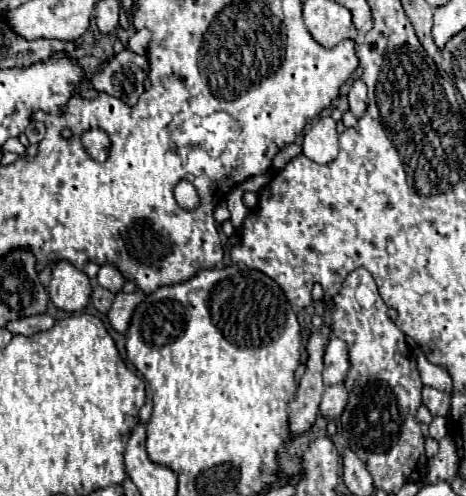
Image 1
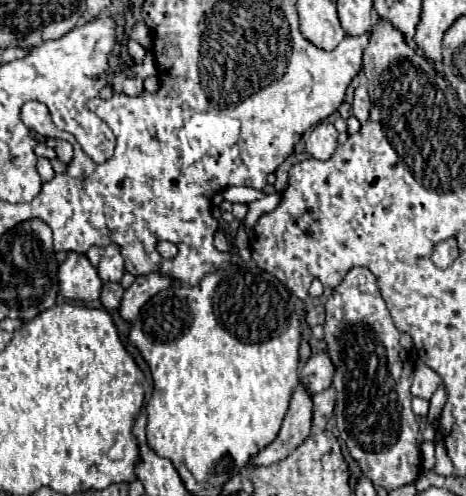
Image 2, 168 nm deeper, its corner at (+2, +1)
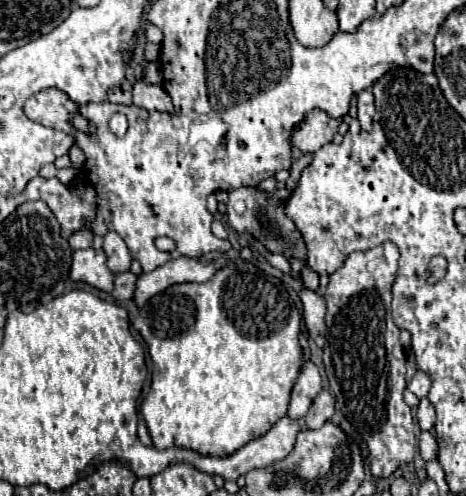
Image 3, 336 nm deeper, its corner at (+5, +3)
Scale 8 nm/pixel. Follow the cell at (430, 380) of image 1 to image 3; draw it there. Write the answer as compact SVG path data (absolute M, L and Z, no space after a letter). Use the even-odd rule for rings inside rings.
M424 397L418 405L418 425L422 431L430 431L434 427L434 419L436 419L436 413L434 413L434 405Z

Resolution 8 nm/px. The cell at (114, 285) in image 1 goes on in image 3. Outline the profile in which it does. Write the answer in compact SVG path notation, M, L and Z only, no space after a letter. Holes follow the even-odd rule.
M108 233L104 237L104 253L108 257L108 267L112 273L124 273L130 267L130 251L124 243L124 239L118 233Z

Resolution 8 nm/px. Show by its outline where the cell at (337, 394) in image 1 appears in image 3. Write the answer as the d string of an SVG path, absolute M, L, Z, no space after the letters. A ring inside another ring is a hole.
M320 391L318 397L312 401L304 421L308 429L320 429L332 415L334 415L334 399L328 391Z

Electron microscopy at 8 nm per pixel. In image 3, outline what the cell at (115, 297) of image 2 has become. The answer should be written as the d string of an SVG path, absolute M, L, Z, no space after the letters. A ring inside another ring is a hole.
M126 271L126 273L116 275L116 279L114 279L114 291L110 295L112 295L114 301L128 301L128 299L132 299L134 287L136 287L136 275L132 275L130 271Z

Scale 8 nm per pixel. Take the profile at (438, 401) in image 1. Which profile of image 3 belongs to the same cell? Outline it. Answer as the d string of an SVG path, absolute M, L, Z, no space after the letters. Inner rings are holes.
M416 371L414 373L414 377L410 379L410 383L408 383L408 389L416 395L416 397L426 397L428 395L428 391L430 391L430 385L432 385L432 379L424 373L424 371Z

